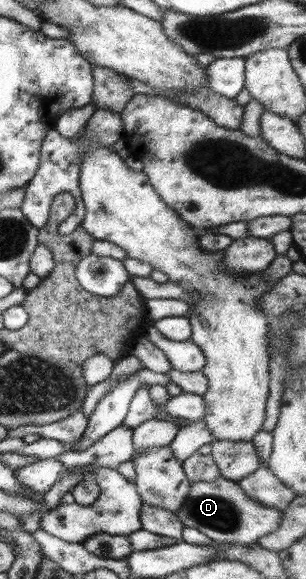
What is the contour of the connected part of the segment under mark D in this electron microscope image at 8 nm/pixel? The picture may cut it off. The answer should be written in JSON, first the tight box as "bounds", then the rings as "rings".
{"bounds":[174,477,281,545],"rings":[[[216,477],[212,482],[196,481],[191,483],[189,493],[185,496],[180,510],[174,514],[183,527],[192,527],[206,535],[214,544],[238,543],[248,545],[265,537],[274,530],[281,519],[281,513],[258,506],[252,502],[237,485]]]}

